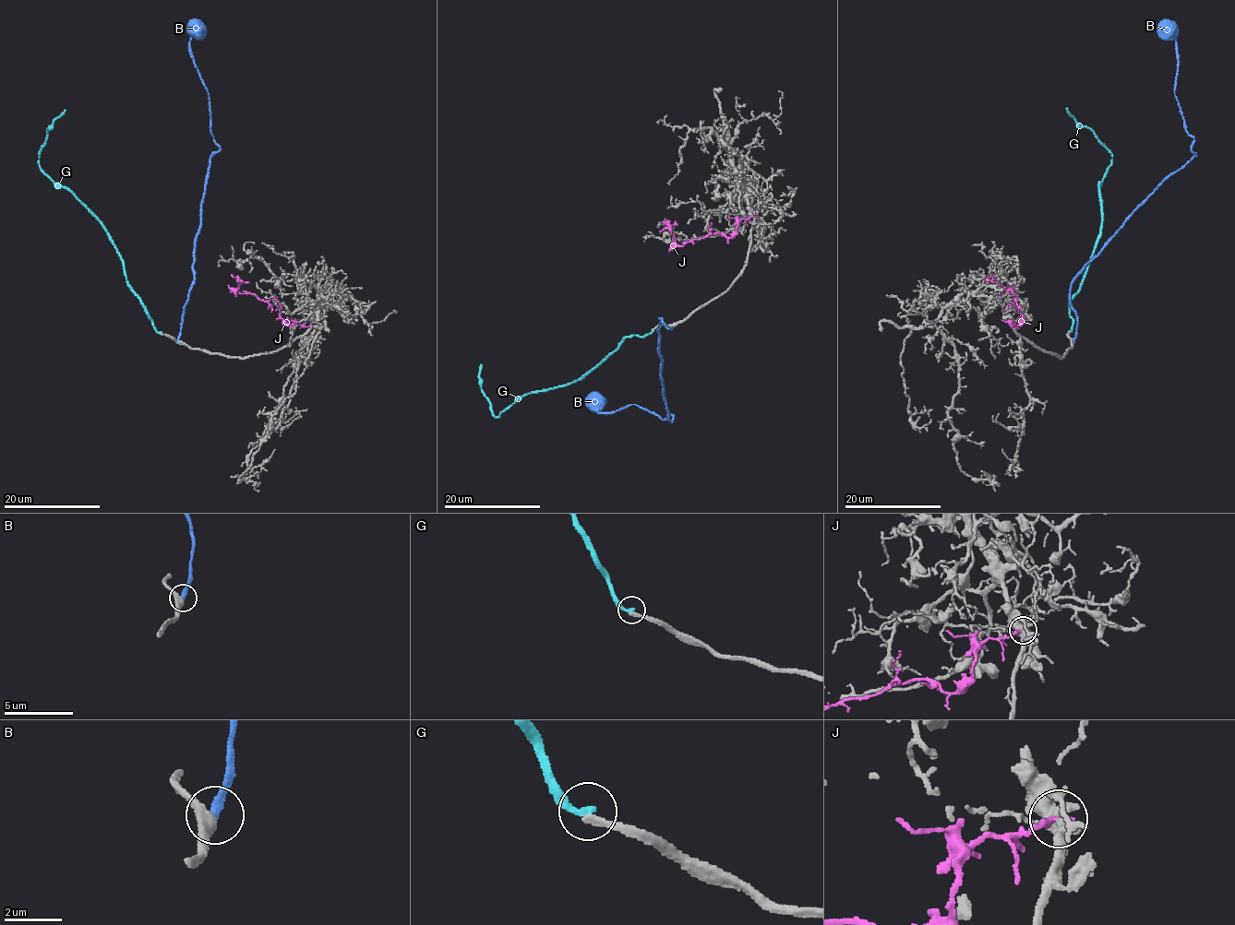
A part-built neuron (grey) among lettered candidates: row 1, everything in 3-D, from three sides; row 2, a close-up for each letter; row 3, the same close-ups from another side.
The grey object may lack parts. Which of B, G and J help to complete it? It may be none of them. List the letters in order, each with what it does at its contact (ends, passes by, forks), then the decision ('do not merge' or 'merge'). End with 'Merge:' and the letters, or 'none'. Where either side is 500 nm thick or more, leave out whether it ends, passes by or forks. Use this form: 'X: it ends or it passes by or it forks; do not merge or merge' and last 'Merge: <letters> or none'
B: it ends; do not merge
G: it ends; do not merge
J: it ends; do not merge
Merge: none

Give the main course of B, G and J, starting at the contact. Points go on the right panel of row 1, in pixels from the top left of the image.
B: (1074, 340), (1072, 280), (1138, 205), (1194, 155), (1174, 95), (1176, 39), (1161, 21)
G: (1069, 332), (1070, 301), (1099, 232), (1097, 191), (1112, 154), (1066, 108)
J: (1012, 325), (1018, 325), (1022, 318), (1019, 306), (1013, 293), (992, 279), (996, 274)

